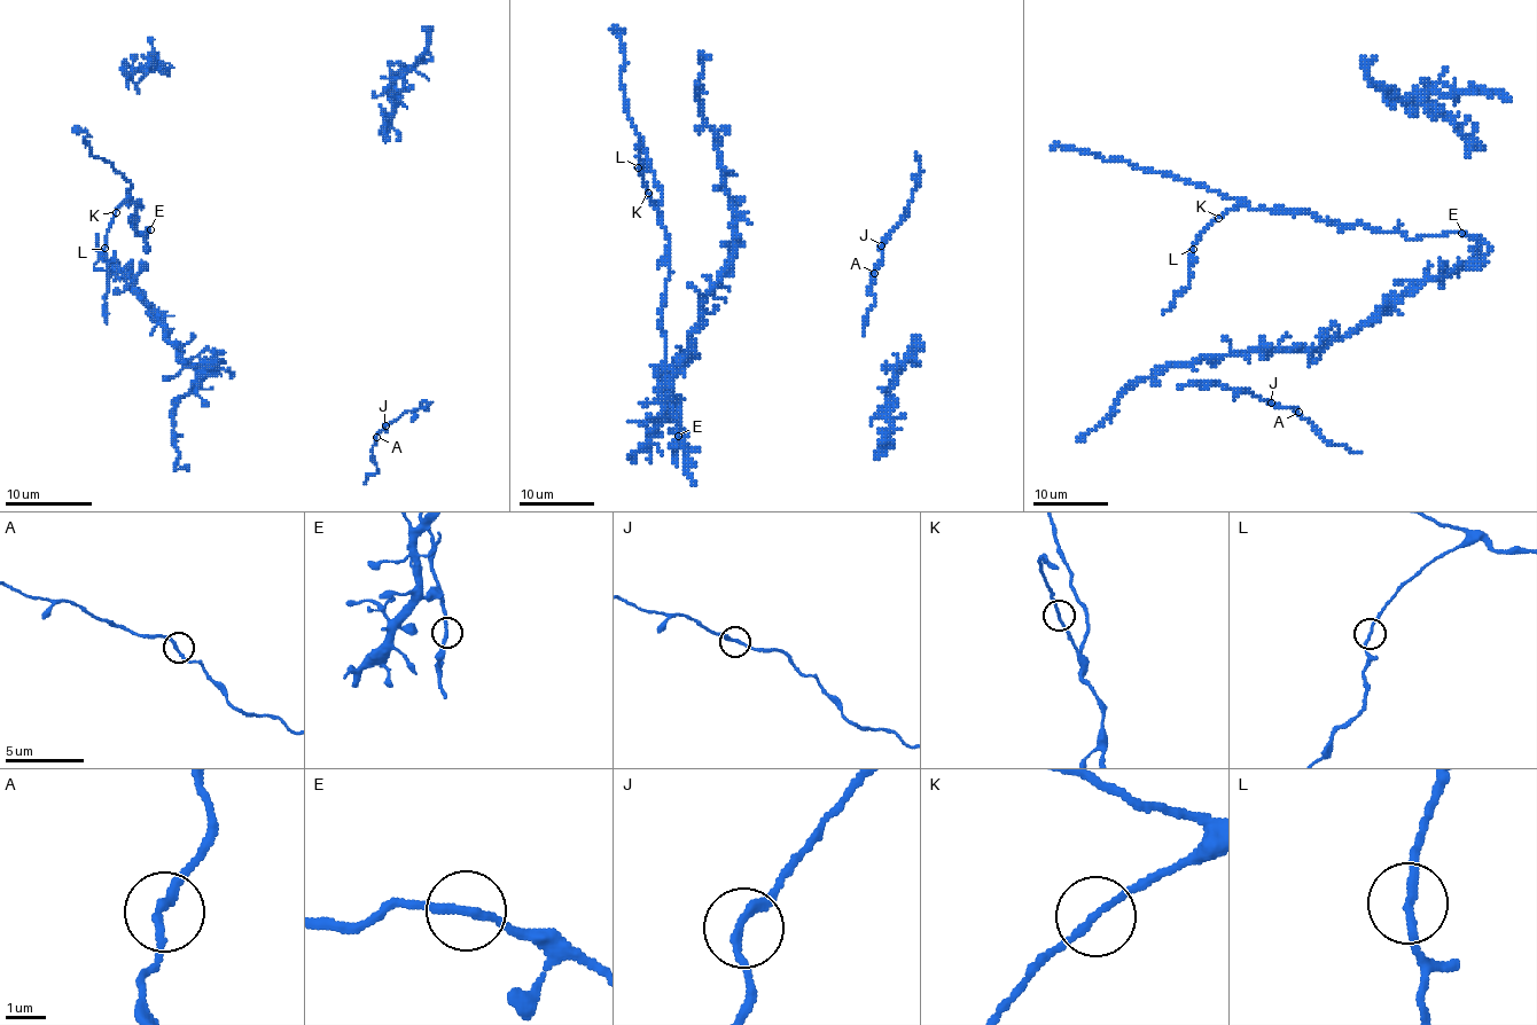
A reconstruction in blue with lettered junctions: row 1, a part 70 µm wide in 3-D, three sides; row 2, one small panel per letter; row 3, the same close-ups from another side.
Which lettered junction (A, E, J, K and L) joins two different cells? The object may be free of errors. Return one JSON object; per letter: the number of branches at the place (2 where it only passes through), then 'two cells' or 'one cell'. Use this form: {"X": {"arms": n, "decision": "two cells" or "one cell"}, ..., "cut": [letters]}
{"A": {"arms": 2, "decision": "one cell"}, "E": {"arms": 2, "decision": "one cell"}, "J": {"arms": 2, "decision": "one cell"}, "K": {"arms": 2, "decision": "one cell"}, "L": {"arms": 2, "decision": "one cell"}, "cut": []}

